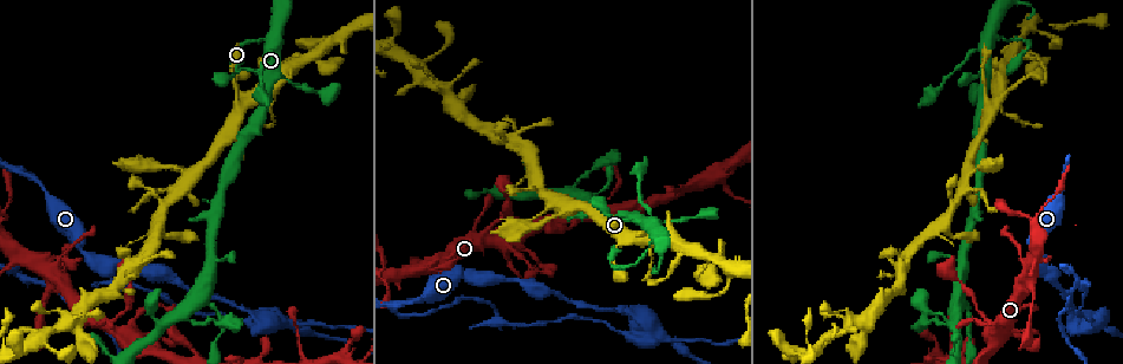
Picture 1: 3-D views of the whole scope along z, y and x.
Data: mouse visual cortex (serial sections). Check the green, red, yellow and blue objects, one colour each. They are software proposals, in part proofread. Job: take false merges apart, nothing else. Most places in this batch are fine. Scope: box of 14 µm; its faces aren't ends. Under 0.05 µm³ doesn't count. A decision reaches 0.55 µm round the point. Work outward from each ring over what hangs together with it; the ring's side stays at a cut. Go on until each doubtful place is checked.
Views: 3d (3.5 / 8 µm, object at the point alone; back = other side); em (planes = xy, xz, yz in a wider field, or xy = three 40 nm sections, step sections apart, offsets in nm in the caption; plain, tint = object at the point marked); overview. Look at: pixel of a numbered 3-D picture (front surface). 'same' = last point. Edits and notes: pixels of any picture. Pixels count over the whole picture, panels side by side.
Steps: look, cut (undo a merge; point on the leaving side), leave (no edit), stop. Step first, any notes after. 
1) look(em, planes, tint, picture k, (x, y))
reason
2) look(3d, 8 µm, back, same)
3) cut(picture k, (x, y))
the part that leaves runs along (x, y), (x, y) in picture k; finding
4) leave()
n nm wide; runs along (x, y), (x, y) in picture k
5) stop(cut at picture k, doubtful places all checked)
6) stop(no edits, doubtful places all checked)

look(3d, 3.5 µm, picture 1, (1002, 37))
thin arm on a thick one

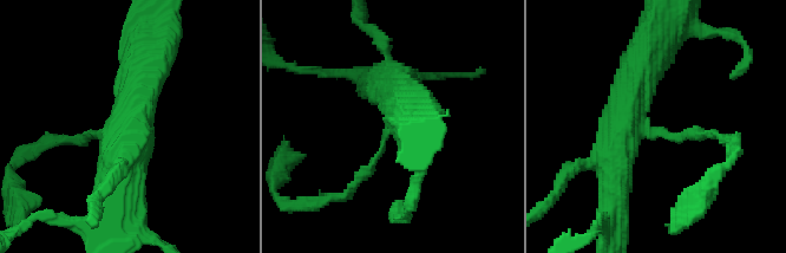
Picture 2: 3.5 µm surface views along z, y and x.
look(em, xy, step 2, plain, picture 2, (654, 131))
shape alone is not enough

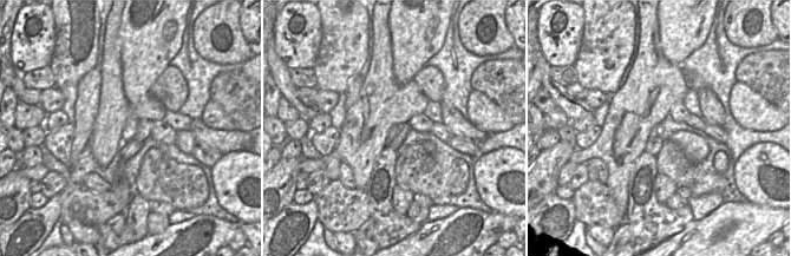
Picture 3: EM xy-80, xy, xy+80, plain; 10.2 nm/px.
look(em, xy, step 2, tint, same)
with the object marked

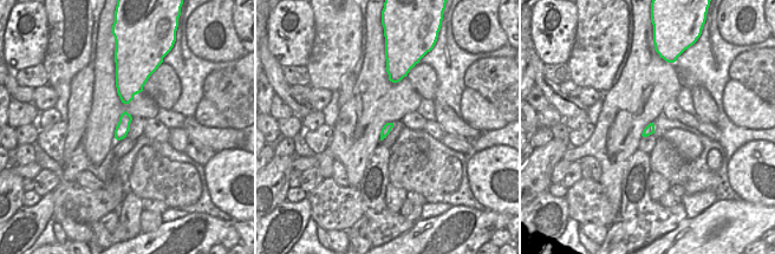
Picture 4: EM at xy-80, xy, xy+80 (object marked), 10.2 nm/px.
leave()
90 nm wide; runs along (615, 173), (624, 129), (718, 136) in picture 2; continuous, no second cell

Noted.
look(3d, 3.5 µm, picture 1, (636, 330))
calibre changes

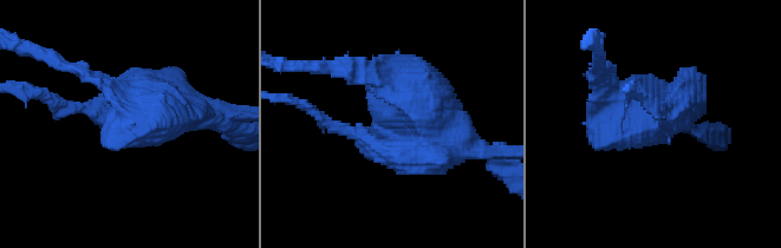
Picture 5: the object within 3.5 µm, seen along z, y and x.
look(em, xy, step 5, tint, picture 5, (660, 122))
need the tissue

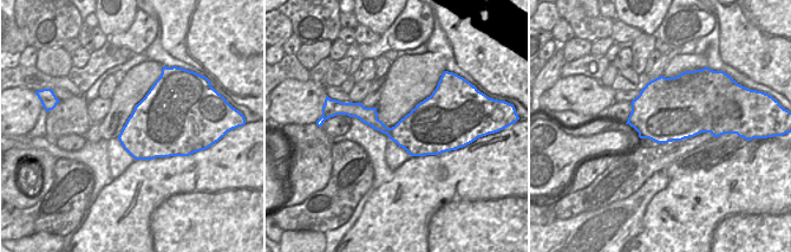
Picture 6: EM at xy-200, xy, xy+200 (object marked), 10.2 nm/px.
look(em, planes, tint, same)

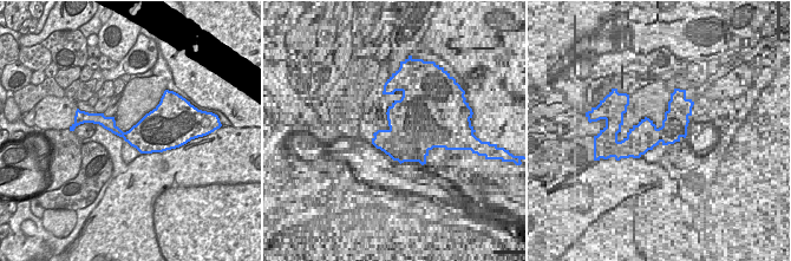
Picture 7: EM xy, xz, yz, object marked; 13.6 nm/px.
leave()
runs along (609, 77), (663, 105) in picture 5; continuous, no second cell

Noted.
look(3d, 3.5 µm, picture 1, (669, 336))
small branch off a trunk

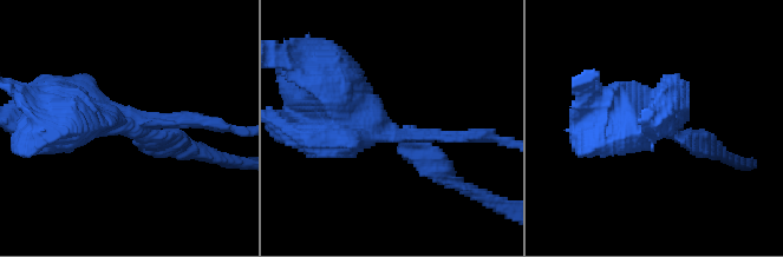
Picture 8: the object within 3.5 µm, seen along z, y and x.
look(em, xy, step 3, tint, picture 8, (396, 134))
3 arms; arms of 150, 300, 600 nm

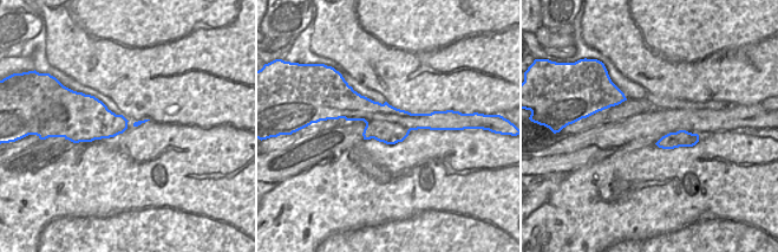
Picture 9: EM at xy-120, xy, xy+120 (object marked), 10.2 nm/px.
look(em, xy, step 2, tint, same)
another direction

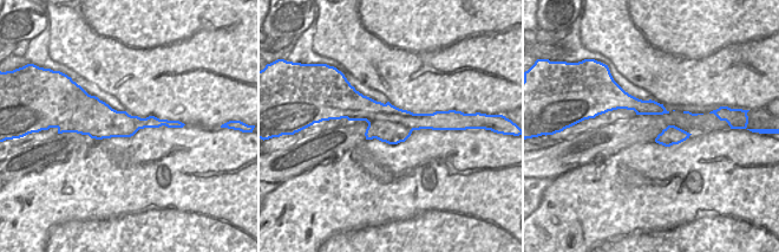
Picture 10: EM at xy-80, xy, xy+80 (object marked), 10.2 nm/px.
leave()
continuous, no second cell

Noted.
stop(no edits, doubtful places all checked)

